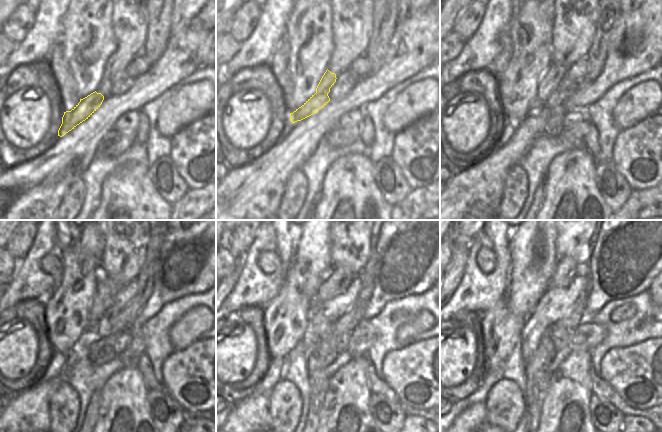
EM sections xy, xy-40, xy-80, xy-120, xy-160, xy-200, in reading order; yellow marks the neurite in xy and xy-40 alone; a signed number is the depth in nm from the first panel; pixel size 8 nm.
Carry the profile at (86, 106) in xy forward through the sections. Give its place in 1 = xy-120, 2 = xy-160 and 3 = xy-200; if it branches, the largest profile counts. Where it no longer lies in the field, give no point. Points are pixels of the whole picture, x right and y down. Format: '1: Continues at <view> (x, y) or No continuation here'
1: Continues at xy-120 (106, 290)
2: Continues at xy-160 (337, 280)
3: Continues at xy-200 (567, 268).

